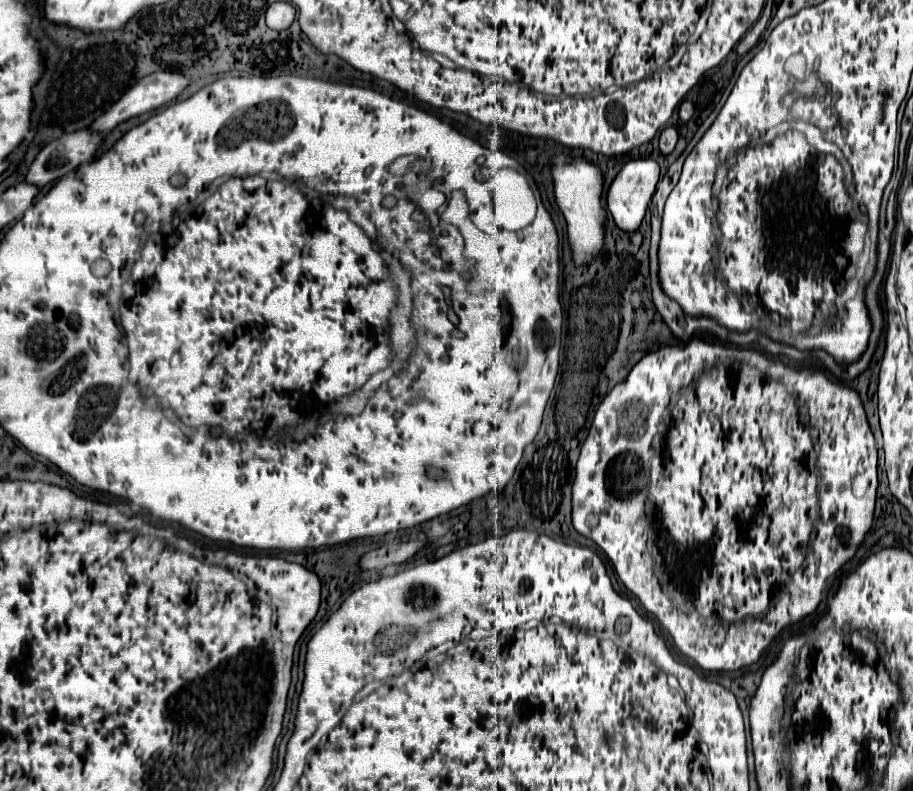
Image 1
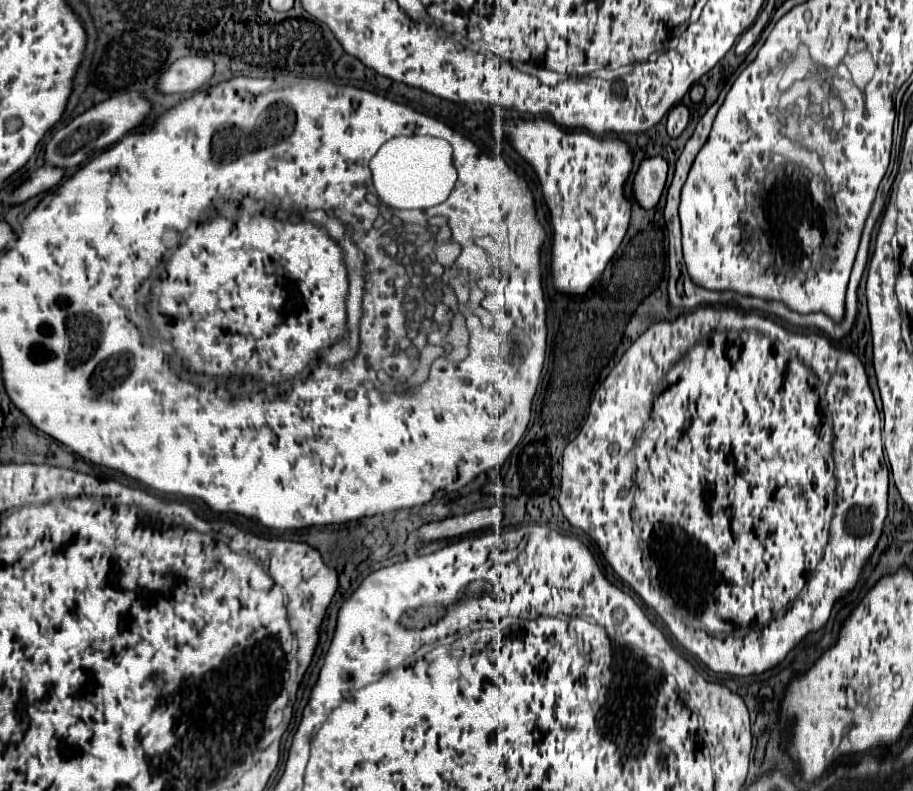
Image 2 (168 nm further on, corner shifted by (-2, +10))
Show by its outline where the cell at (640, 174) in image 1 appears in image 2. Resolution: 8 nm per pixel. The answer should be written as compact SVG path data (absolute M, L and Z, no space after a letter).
M662 157L644 159L634 177L634 199L644 209L658 205L668 179L668 163Z

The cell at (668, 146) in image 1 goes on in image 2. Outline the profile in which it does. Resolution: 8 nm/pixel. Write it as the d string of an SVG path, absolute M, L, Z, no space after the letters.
M678 103L678 105L668 113L668 125L666 125L668 135L670 135L670 137L678 137L678 135L686 129L688 121L690 121L690 111L688 111L688 107L682 105L682 103Z

